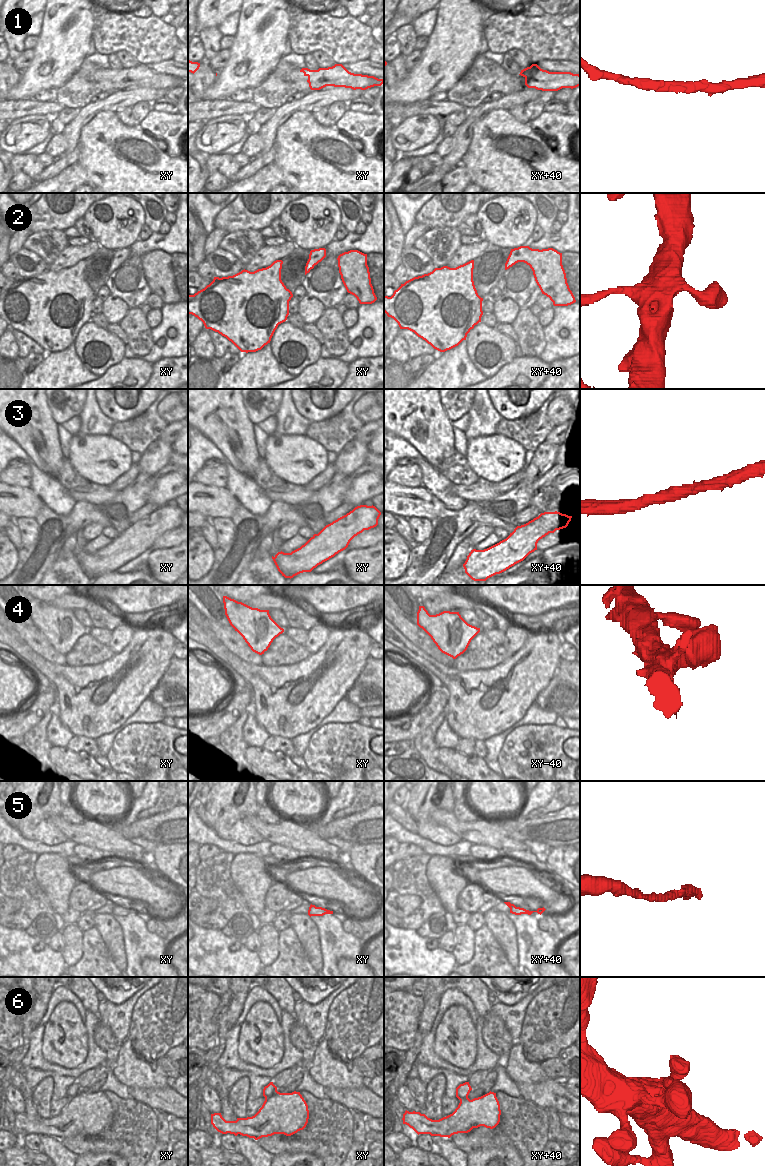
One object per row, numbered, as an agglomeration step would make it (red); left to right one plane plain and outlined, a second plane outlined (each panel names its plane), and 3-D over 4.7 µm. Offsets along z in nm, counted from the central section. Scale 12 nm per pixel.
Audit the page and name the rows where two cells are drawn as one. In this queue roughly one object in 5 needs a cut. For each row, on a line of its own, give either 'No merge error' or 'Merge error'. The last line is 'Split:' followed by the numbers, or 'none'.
1: No merge error
2: No merge error
3: No merge error
4: No merge error
5: No merge error
6: No merge error
Split: none.

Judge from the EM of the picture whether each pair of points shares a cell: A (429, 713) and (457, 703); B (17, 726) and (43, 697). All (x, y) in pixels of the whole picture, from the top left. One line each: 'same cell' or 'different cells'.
A: different cells
B: same cell

